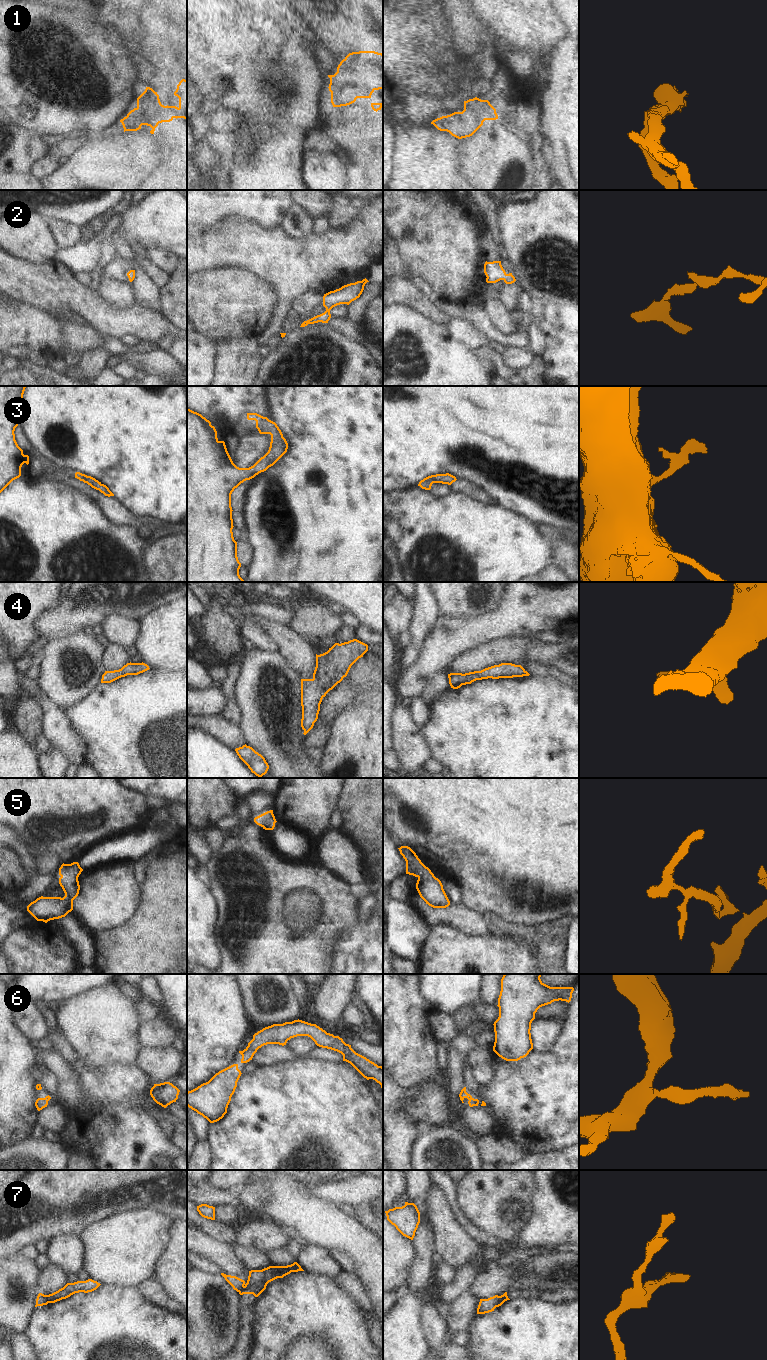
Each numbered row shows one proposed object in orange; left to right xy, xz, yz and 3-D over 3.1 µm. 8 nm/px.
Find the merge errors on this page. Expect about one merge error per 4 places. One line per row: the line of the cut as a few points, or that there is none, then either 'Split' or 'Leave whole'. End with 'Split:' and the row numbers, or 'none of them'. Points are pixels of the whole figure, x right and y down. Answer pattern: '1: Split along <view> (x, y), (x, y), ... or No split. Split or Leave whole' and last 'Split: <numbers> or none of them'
1: No split. Leave whole
2: No split. Leave whole
3: No split. Leave whole
4: No split. Leave whole
5: No split. Leave whole
6: No split. Leave whole
7: Split along xy (45, 1295), (49, 1302). Split
Split: 7

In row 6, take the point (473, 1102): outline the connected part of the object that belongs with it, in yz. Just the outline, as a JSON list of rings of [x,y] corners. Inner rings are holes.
[[[464,1087],[464,1088],[461,1090],[461,1092],[460,1092],[460,1094],[459,1094],[459,1097],[460,1097],[460,1100],[462,1101],[462,1103],[464,1103],[463,1100],[464,1100],[465,1098],[467,1098],[467,1099],[469,1100],[469,1101],[468,1101],[468,1104],[469,1104],[470,1107],[478,1106],[478,1104],[479,1104],[479,1100],[478,1100],[478,1099],[474,1099],[470,1094],[468,1094],[468,1093],[466,1092],[466,1087]]]

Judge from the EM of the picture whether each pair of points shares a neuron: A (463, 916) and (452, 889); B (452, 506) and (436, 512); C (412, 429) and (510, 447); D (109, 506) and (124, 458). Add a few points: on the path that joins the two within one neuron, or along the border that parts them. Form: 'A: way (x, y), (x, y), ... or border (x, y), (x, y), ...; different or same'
A: border (461, 902), (456, 905), (450, 904); different
B: way (448, 510), (440, 512); same
C: way (436, 429), (486, 429); same
D: border (114, 495), (122, 506), (131, 511); different

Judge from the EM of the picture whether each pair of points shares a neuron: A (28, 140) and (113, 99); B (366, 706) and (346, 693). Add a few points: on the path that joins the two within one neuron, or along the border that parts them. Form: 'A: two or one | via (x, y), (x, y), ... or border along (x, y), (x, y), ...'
A: two | border along (17, 126), (29, 131), (35, 131), (40, 136)
B: two | border along (372, 683), (368, 683), (360, 690), (337, 714)

